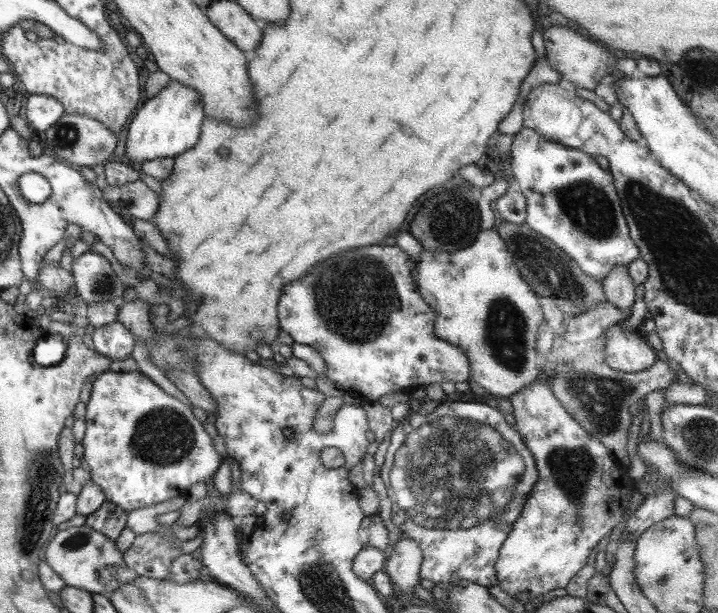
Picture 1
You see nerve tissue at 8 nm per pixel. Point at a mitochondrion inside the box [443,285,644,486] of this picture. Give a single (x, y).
(599, 398)

